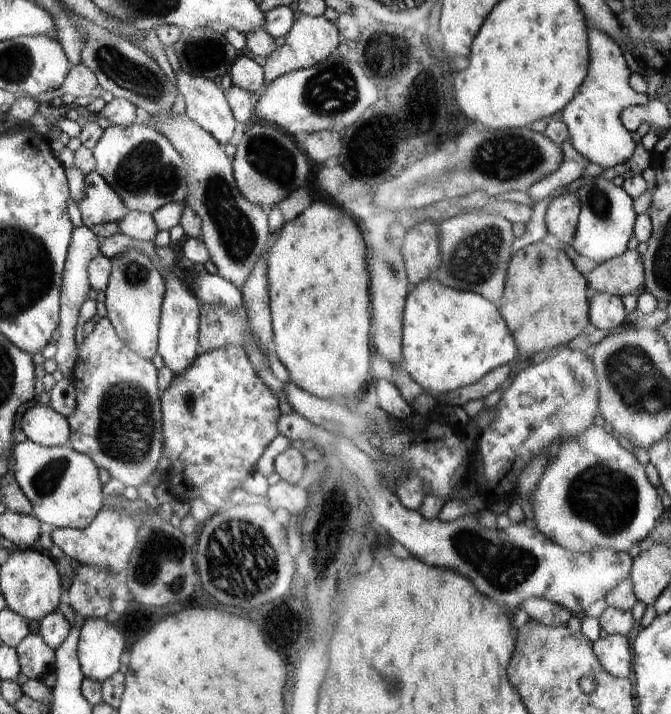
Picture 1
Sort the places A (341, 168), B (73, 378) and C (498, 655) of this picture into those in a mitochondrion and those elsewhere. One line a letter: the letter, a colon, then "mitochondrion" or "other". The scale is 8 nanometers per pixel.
A: other
B: other
C: other

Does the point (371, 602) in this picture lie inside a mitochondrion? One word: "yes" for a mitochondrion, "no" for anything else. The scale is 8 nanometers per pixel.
no

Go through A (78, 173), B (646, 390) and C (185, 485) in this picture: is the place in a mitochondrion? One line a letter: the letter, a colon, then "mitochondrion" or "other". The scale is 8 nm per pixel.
A: other
B: mitochondrion
C: other

